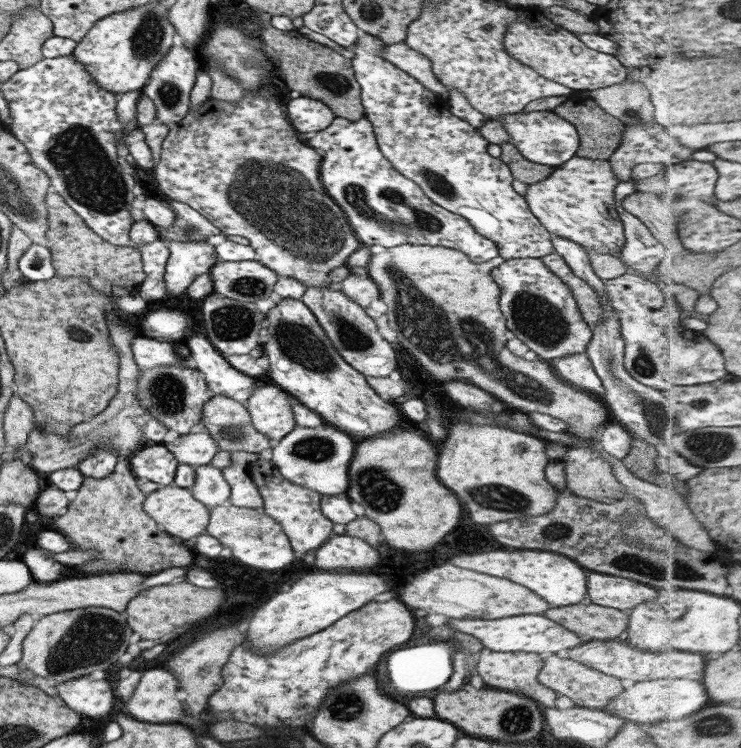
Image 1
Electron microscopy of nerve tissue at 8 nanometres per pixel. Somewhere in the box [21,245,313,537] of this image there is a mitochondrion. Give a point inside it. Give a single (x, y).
(233, 322)

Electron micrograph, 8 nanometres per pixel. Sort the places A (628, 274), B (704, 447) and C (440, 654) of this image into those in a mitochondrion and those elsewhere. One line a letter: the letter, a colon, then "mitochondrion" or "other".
A: other
B: mitochondrion
C: other

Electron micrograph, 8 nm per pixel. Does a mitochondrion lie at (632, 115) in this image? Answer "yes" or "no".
yes

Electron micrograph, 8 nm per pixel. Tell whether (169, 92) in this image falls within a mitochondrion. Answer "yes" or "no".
yes

